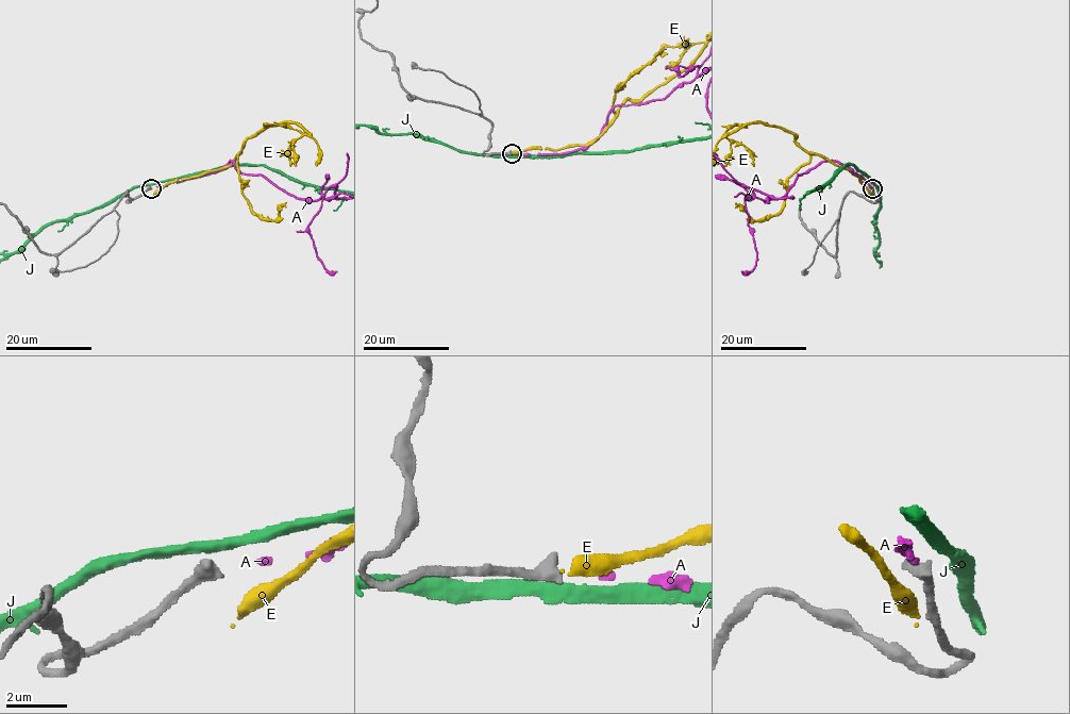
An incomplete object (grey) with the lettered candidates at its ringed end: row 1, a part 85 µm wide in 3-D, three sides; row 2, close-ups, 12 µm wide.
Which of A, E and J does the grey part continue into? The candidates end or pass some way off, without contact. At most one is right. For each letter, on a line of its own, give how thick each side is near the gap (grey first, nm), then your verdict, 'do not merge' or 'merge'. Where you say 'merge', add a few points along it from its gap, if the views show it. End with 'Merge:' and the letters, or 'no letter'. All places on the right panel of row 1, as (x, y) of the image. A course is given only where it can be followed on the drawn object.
A: calibres 480 and 160 nm; merge
E: calibres 480 and 600 nm; do not merge
J: calibres 480 and 400 nm; do not merge
Merge: A

